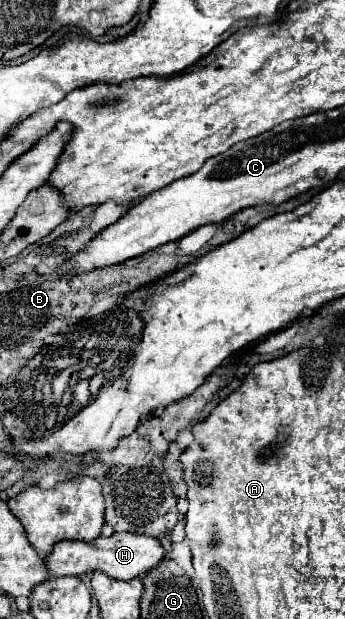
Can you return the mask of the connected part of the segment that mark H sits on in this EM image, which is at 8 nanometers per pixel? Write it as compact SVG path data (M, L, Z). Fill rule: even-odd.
M113 533L111 537L97 537L95 541L83 543L83 541L59 541L53 545L53 551L45 557L45 567L53 577L65 577L65 575L83 575L85 571L105 571L113 579L133 579L143 577L149 569L153 569L161 559L165 557L165 549L159 539L149 535L137 535L137 533Z

